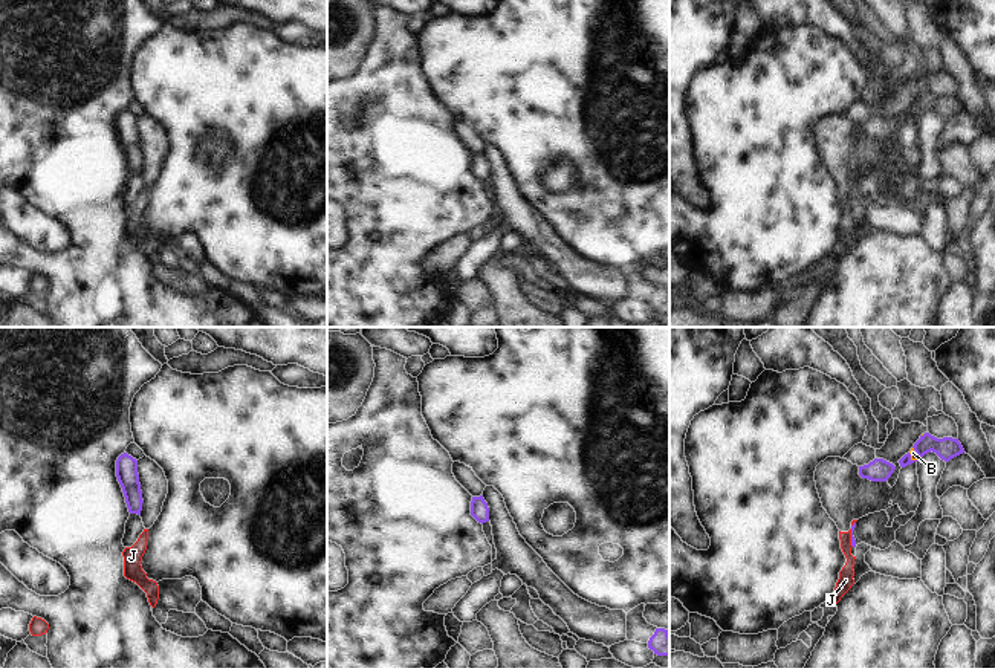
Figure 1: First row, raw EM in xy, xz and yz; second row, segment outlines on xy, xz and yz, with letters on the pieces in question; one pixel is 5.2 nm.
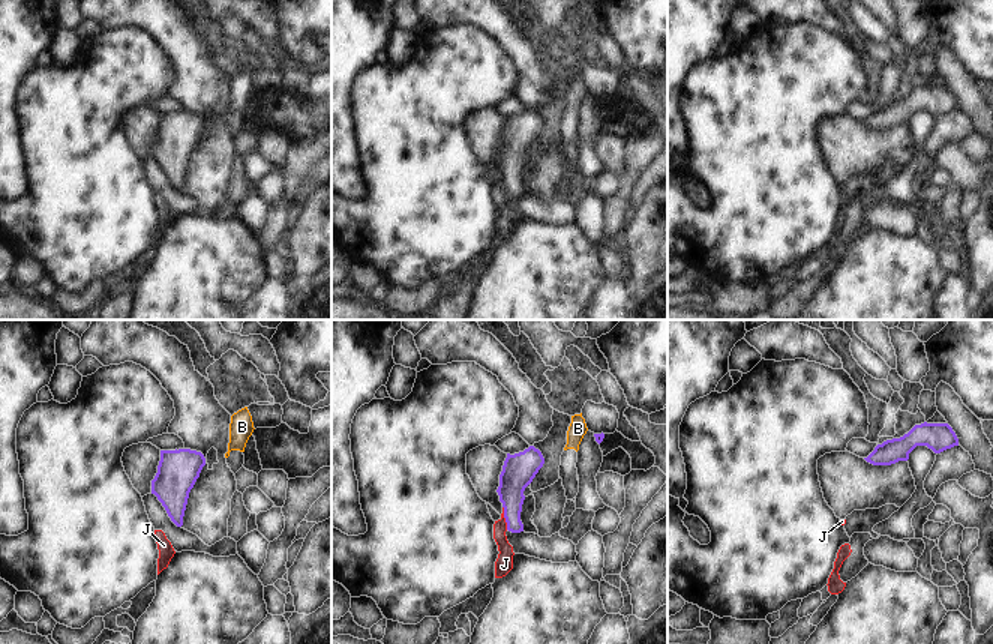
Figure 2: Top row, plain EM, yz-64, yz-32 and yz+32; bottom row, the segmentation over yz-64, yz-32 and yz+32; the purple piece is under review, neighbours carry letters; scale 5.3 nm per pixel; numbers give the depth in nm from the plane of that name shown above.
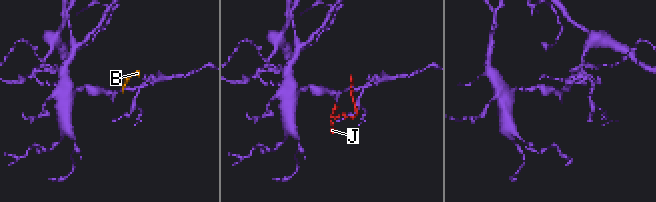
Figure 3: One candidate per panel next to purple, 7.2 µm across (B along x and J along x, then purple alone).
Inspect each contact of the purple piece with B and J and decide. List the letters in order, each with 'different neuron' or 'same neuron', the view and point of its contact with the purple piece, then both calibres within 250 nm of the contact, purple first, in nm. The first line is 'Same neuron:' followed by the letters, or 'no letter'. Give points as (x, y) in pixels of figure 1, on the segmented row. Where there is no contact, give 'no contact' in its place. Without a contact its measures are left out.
Same neuron: no letter
B: different neuron | yz (916, 453) | 120/30 nm
J: different neuron | yz (852, 538) | 30/80 nm

